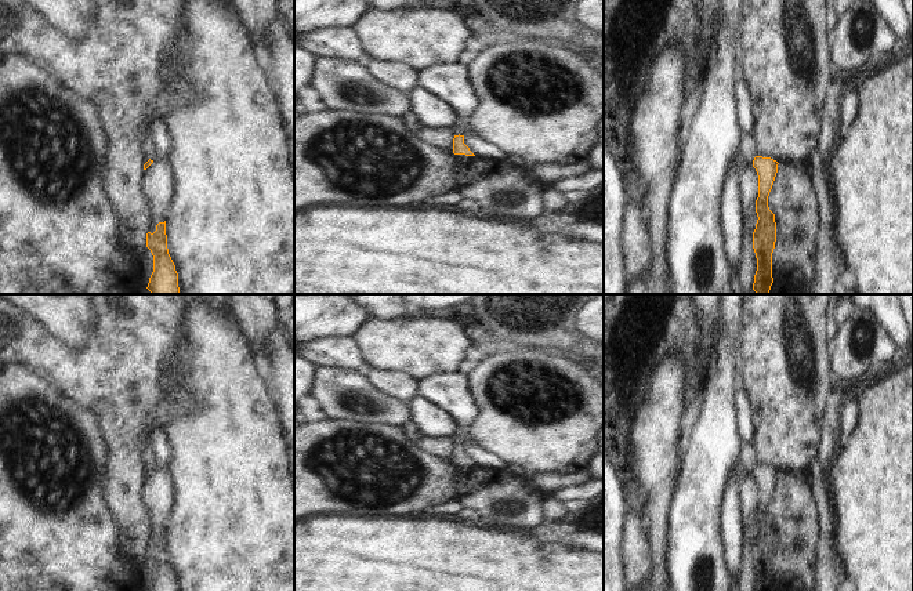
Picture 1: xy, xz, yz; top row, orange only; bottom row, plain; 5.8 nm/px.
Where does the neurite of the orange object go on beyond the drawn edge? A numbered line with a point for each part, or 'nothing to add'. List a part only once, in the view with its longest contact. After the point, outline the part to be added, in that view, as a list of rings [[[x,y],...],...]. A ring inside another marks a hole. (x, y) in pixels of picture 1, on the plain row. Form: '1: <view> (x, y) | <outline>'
1: xz (459, 437) | [[[457,429],[452,436],[450,436],[453,445],[465,445],[467,440],[470,439],[467,432]]]

